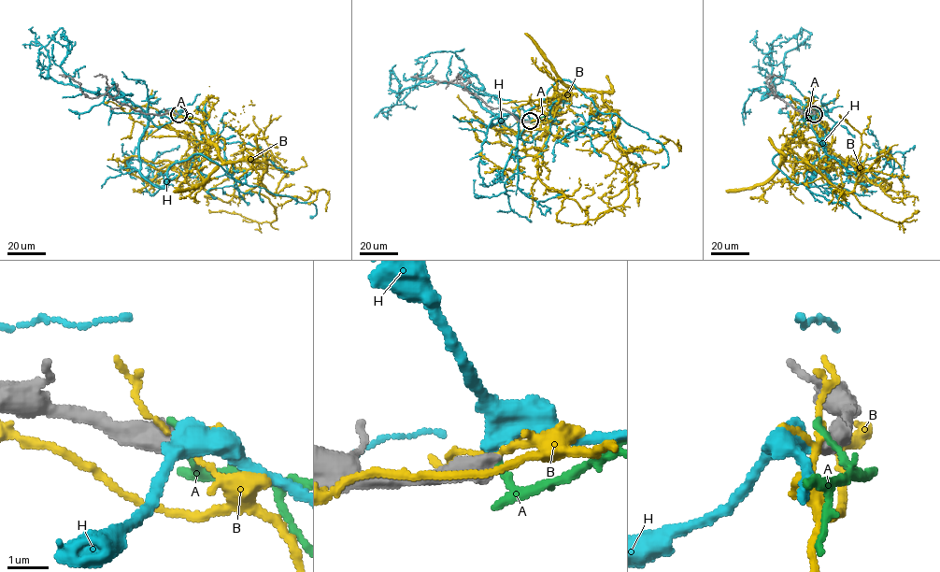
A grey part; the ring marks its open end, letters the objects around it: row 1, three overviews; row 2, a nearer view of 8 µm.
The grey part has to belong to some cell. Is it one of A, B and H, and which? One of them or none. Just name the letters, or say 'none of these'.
none of these

